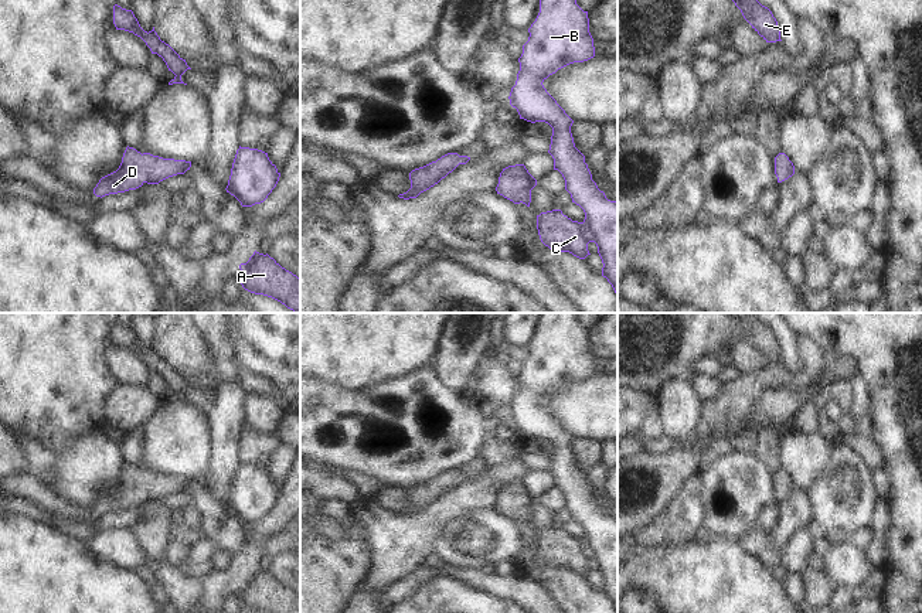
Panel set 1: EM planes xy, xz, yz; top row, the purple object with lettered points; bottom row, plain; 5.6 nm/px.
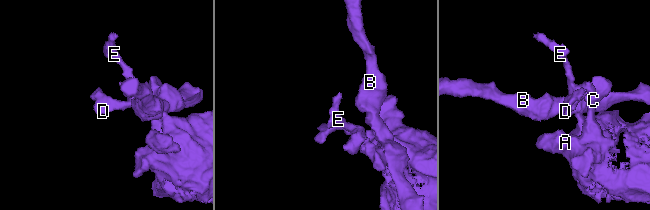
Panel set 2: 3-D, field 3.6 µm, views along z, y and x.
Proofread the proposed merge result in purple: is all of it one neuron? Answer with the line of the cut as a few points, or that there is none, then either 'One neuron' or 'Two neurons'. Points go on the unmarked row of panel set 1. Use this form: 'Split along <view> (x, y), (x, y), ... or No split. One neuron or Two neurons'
No split. One neuron

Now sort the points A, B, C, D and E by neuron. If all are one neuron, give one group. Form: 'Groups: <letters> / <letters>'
Groups: A B C D E

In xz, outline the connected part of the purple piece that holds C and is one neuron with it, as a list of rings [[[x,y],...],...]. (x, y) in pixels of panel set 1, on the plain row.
[[[540,313],[540,330],[528,345],[528,358],[523,362],[518,375],[520,388],[516,402],[510,409],[510,422],[517,426],[520,436],[527,439],[545,439],[552,445],[548,470],[554,476],[554,487],[558,487],[565,497],[565,507],[571,511],[572,520],[585,529],[582,539],[572,538],[561,527],[552,527],[537,532],[537,546],[541,559],[552,568],[569,569],[579,576],[589,571],[588,561],[595,559],[602,576],[602,593],[608,596],[617,613],[617,520],[606,515],[585,480],[585,473],[575,464],[571,443],[574,437],[547,409],[542,399],[558,386],[584,379],[595,374],[593,355],[589,350],[588,328],[584,328],[575,313]]]

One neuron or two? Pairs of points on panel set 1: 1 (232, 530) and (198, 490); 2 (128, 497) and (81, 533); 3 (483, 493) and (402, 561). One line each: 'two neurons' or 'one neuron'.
1: one neuron
2: one neuron
3: one neuron

